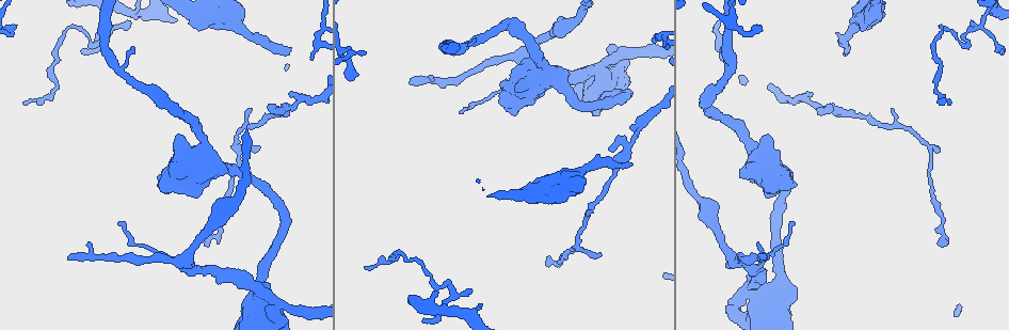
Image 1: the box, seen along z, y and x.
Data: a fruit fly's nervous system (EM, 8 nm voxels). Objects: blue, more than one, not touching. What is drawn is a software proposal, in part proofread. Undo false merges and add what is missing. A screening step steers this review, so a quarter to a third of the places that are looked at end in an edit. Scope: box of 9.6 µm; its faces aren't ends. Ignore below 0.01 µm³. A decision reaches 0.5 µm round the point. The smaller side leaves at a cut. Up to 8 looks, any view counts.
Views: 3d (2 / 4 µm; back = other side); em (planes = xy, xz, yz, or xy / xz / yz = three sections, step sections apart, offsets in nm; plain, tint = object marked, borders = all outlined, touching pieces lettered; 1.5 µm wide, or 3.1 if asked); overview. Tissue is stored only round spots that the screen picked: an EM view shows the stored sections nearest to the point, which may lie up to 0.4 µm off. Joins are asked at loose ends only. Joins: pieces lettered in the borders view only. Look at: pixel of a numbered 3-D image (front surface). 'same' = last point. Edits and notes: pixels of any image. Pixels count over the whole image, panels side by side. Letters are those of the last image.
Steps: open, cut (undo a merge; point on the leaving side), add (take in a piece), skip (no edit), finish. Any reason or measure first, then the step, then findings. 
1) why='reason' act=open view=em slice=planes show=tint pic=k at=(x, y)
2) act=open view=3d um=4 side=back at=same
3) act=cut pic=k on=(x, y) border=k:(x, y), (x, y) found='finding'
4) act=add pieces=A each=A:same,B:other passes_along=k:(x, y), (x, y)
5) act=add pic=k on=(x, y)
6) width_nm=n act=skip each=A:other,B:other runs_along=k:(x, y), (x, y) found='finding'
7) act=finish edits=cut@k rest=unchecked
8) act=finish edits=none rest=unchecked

why='free end' act=open view=3d um=4 pic=1 at=(756, 25)

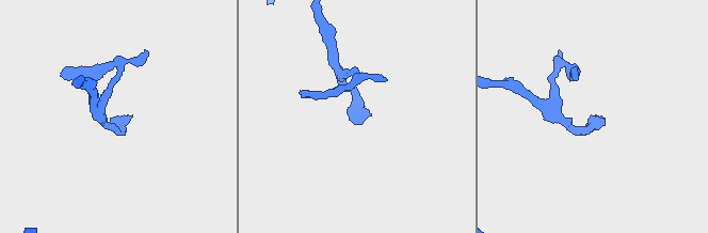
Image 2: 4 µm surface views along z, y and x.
why='need the tissue' act=open view=em slice=planes show=borders pic=2 at=(130, 117)

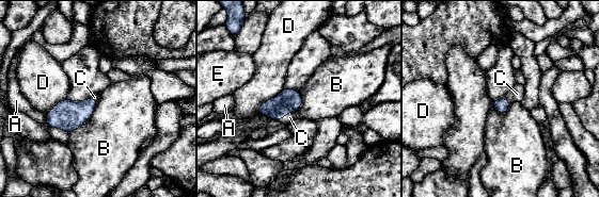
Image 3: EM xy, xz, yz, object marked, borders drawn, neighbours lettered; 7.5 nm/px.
longest_contact=B:340nm act=add pieces=C each=A:other,B:other,C:same,D:other,E:other passes_along=3:(287, 101), (288, 112), (289, 117) found='it goes on there'

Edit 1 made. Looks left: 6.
act=open view=overview

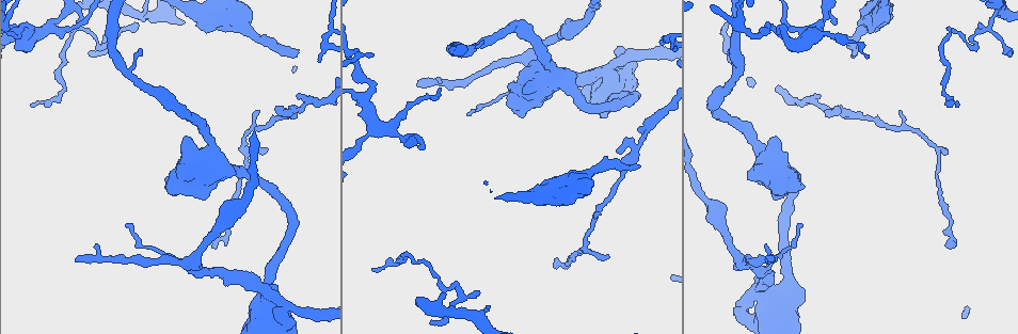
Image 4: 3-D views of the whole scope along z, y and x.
act=open view=3d um=4 pic=4 at=(526, 89)

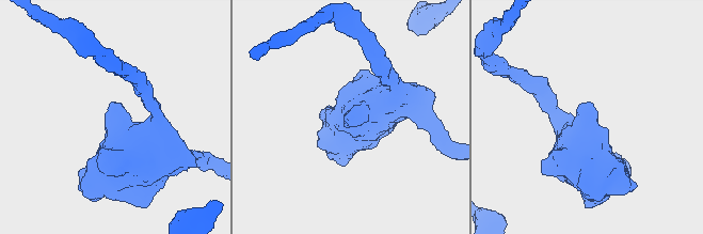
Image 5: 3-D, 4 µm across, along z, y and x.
why='now the EM' act=open view=em slice=planes show=tint pic=5 at=(113, 102)

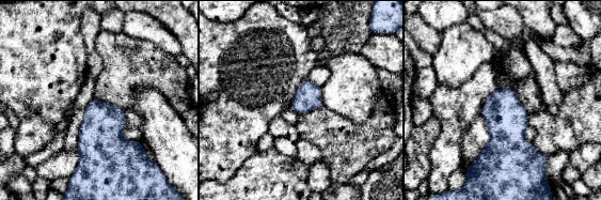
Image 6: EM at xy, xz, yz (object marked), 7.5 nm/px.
why='see the neighbours' act=open view=em slice=planes show=borders at=same

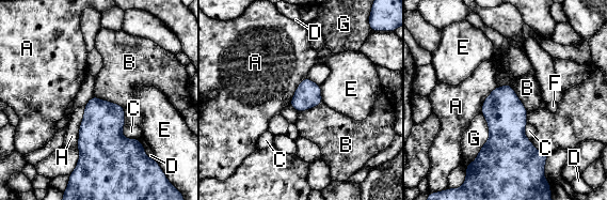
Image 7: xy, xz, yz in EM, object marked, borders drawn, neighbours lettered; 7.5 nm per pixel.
act=skip each=A:other,B:other,C:other,D:other,E:other,F:other,G:other,H:other border=7:(94, 94), (99, 98), (125, 107) found='no lettered piece goes on from it'

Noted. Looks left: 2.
why='an open end' act=open view=em slice=planes show=borders pic=4 at=(771, 261)

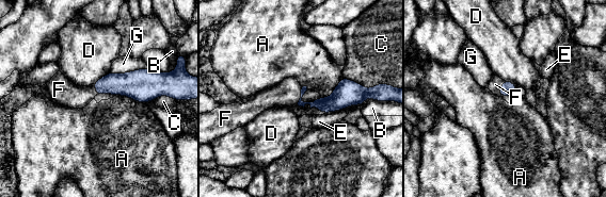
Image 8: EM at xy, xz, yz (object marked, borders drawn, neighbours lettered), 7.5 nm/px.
act=add pieces=F each=A:other,B:other,C:other,D:other,E:other,F:same,G:other passes_along=8:(508, 88), (501, 88), (495, 84) found='the cell continues'

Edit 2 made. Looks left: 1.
act=finish edits=add@3,add@8 rest=unchecked

